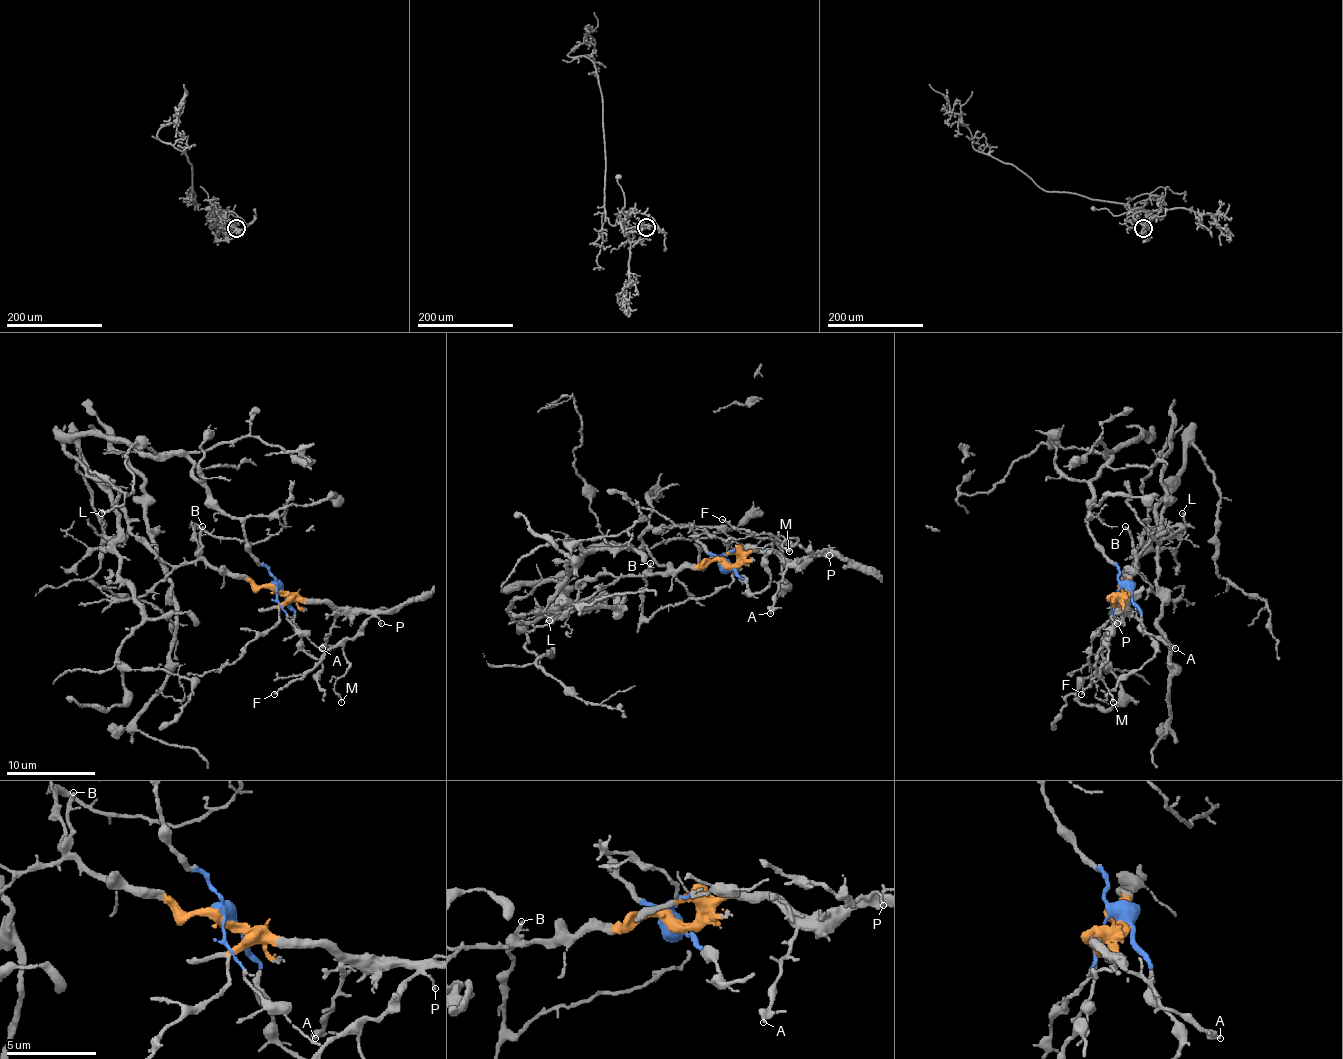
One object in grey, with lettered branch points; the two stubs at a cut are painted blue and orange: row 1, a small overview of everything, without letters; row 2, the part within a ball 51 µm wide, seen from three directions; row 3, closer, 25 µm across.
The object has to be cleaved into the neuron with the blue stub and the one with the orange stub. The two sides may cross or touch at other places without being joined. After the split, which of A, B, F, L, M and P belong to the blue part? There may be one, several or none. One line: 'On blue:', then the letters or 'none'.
On blue: none

